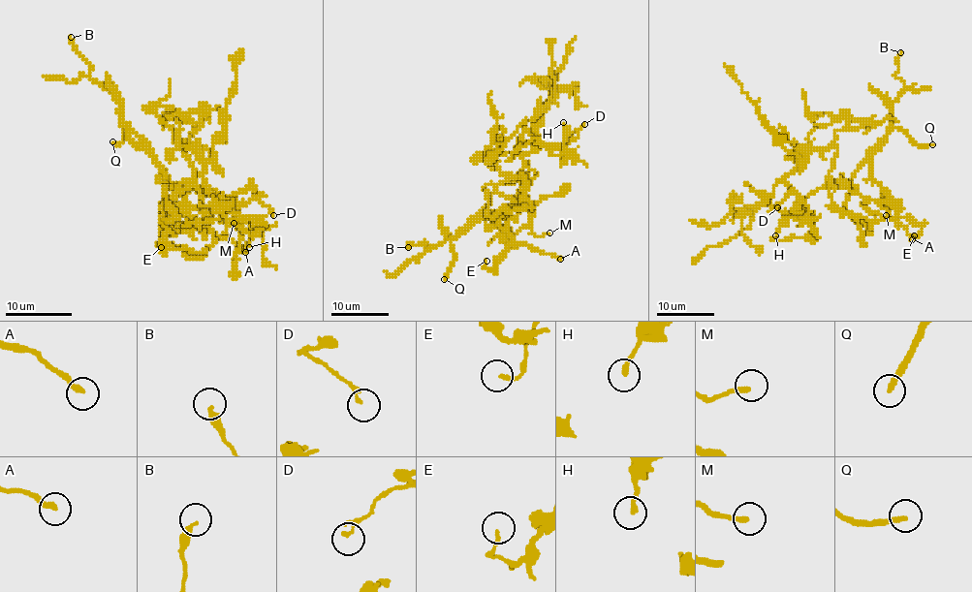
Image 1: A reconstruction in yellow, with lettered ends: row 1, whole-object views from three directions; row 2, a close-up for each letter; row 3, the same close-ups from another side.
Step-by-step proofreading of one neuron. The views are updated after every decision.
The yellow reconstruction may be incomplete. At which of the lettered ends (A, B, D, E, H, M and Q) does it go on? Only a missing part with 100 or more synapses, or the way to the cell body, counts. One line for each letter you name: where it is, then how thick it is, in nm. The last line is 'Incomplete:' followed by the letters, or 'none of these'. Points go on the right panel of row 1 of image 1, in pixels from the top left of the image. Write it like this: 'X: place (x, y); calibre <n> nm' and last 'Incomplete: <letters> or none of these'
Q: place (932, 144); calibre 220 nm
Incomplete: Q

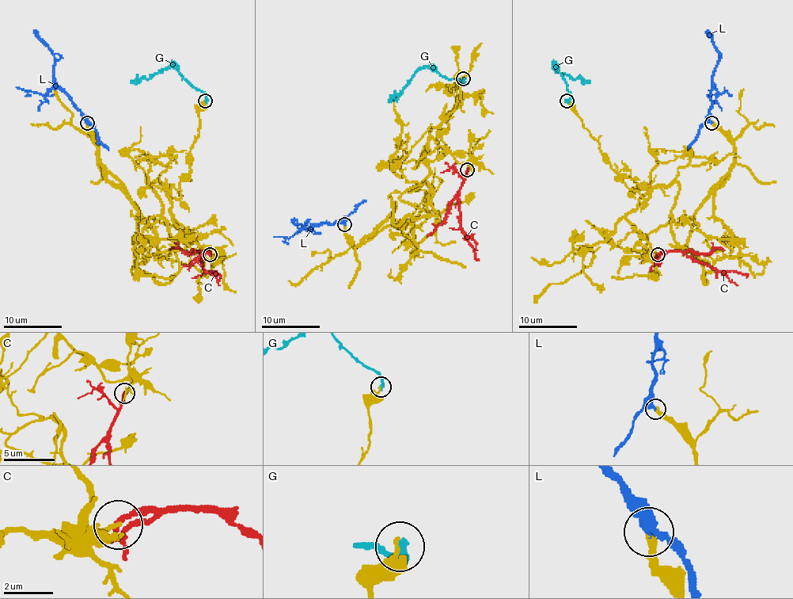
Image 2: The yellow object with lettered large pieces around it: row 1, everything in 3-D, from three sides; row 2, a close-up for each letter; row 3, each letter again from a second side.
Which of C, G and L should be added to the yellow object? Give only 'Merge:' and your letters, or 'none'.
Merge: L

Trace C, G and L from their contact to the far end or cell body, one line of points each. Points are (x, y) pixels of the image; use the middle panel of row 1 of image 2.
C: (467, 169), (458, 197), (460, 223), (474, 256), (479, 259)
G: (462, 78), (462, 83), (453, 78), (445, 78), (432, 68), (423, 66), (388, 102)
L: (344, 223), (313, 223), (310, 230), (291, 219)

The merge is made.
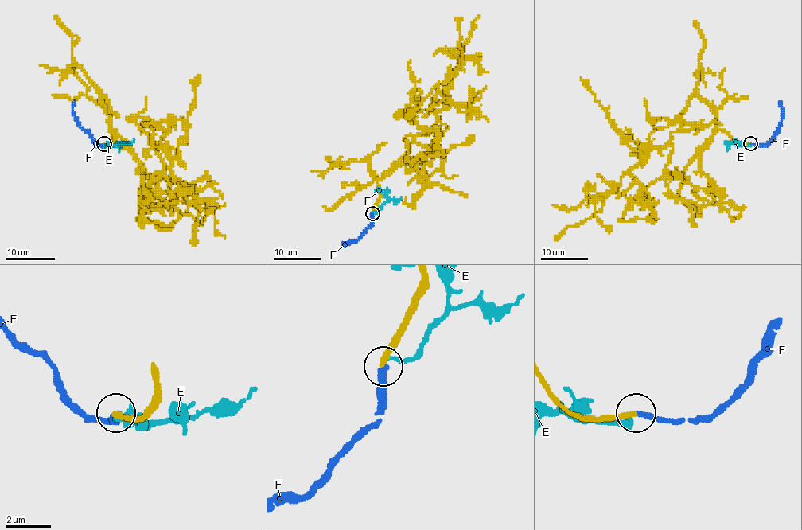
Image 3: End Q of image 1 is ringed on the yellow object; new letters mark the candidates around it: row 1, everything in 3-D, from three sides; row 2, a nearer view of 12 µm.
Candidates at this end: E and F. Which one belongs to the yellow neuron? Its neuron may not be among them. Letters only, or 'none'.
F

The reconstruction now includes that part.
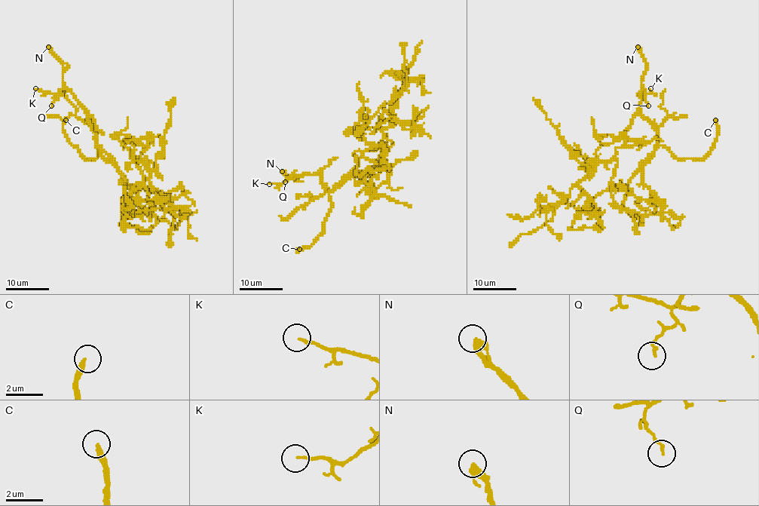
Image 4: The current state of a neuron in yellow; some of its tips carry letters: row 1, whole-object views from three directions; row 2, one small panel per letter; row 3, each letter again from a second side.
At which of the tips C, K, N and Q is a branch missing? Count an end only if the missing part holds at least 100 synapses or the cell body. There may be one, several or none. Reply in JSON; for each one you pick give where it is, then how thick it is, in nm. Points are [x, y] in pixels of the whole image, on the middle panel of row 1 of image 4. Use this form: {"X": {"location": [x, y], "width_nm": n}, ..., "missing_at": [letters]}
{"C": {"location": [299, 249], "width_nm": 240}, "missing_at": ["C"]}

